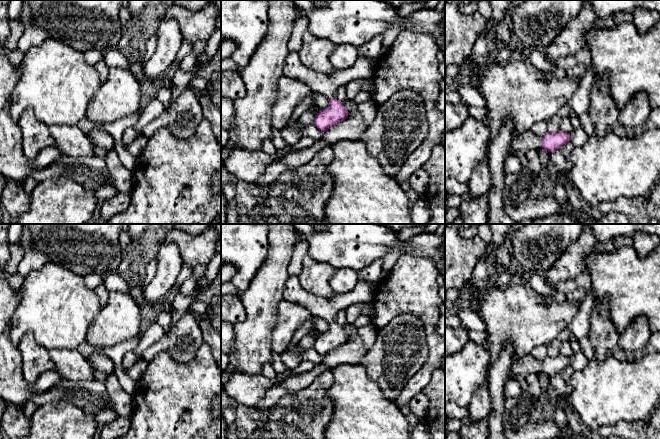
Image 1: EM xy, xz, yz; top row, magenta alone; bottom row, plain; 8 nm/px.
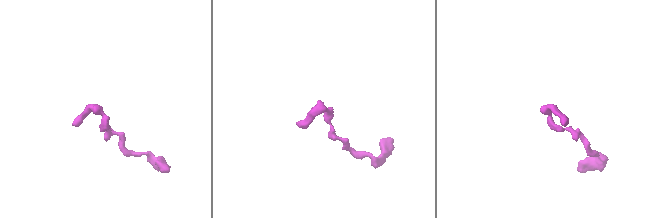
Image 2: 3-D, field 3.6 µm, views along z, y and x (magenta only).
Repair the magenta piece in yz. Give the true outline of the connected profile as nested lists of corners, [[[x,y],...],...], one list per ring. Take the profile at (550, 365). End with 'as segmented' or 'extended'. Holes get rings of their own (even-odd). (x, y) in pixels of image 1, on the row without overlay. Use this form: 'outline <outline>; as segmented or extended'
outline [[[527,354],[514,362],[513,374],[524,375],[541,370],[548,376],[552,376],[568,365],[570,365],[570,357],[562,354],[555,357],[547,356],[541,363],[531,354]]]; extended

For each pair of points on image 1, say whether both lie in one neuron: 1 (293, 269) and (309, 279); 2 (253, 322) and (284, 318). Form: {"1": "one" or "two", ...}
{"1": "two", "2": "two"}

